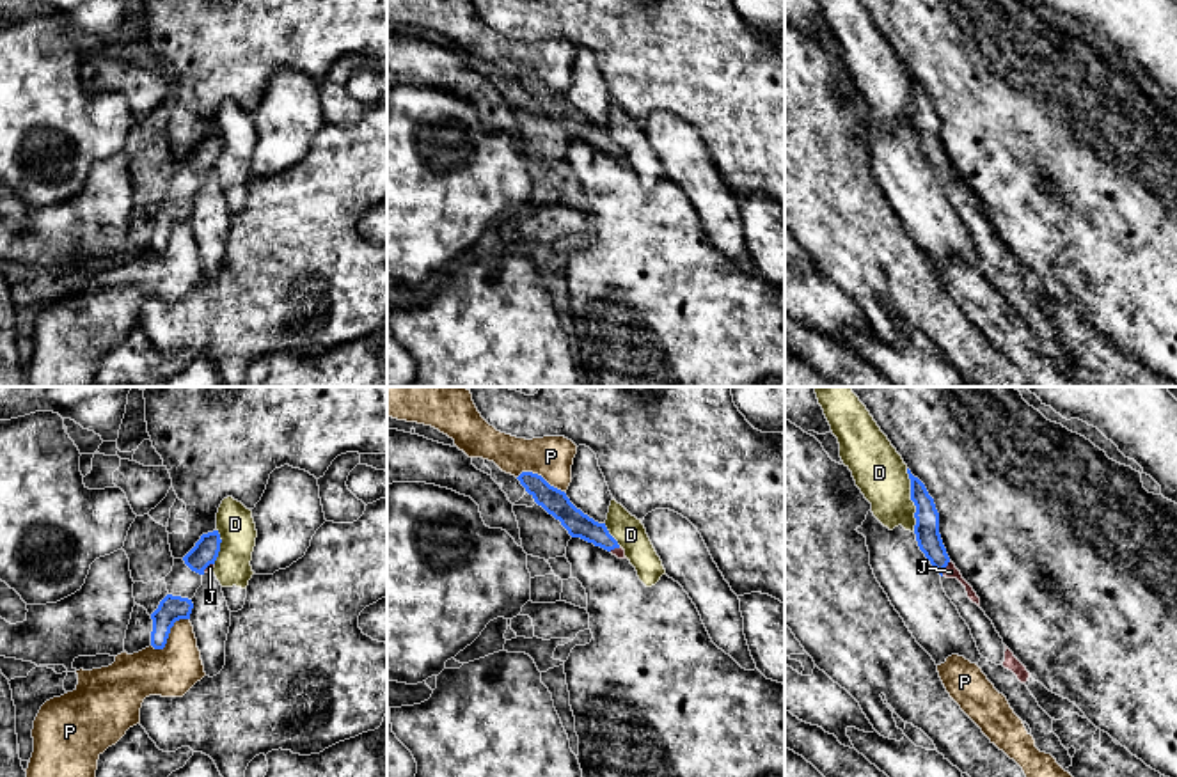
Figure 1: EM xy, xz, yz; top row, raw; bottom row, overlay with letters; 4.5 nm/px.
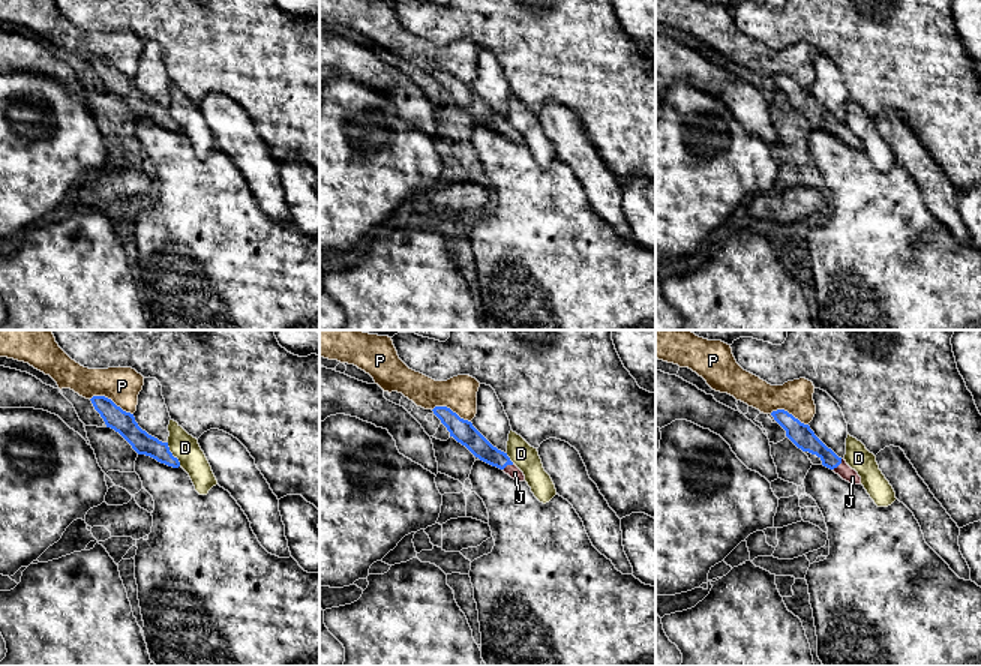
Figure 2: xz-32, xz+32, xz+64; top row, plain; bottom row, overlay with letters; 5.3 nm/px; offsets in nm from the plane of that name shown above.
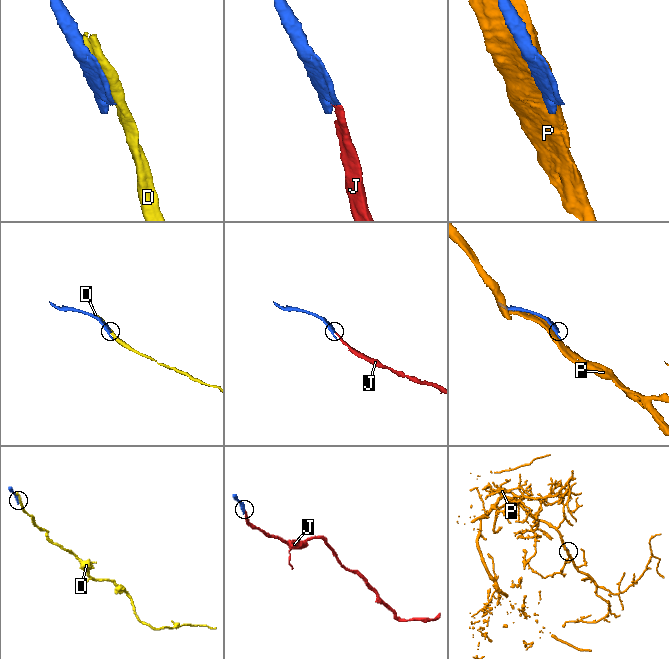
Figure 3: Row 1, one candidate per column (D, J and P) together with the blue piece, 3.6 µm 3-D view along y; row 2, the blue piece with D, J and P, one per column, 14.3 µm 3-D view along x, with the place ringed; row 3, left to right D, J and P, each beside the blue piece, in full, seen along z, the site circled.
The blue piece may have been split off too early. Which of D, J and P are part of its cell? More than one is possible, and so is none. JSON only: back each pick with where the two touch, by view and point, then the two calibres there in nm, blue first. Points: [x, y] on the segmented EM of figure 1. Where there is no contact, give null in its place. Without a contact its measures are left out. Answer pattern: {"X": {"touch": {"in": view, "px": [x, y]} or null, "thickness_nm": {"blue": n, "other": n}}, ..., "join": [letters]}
{"J": {"touch": {"in": "yz", "px": [945, 566]}, "thickness_nm": {"blue": 110, "other": 60}}, "join": ["J"]}

